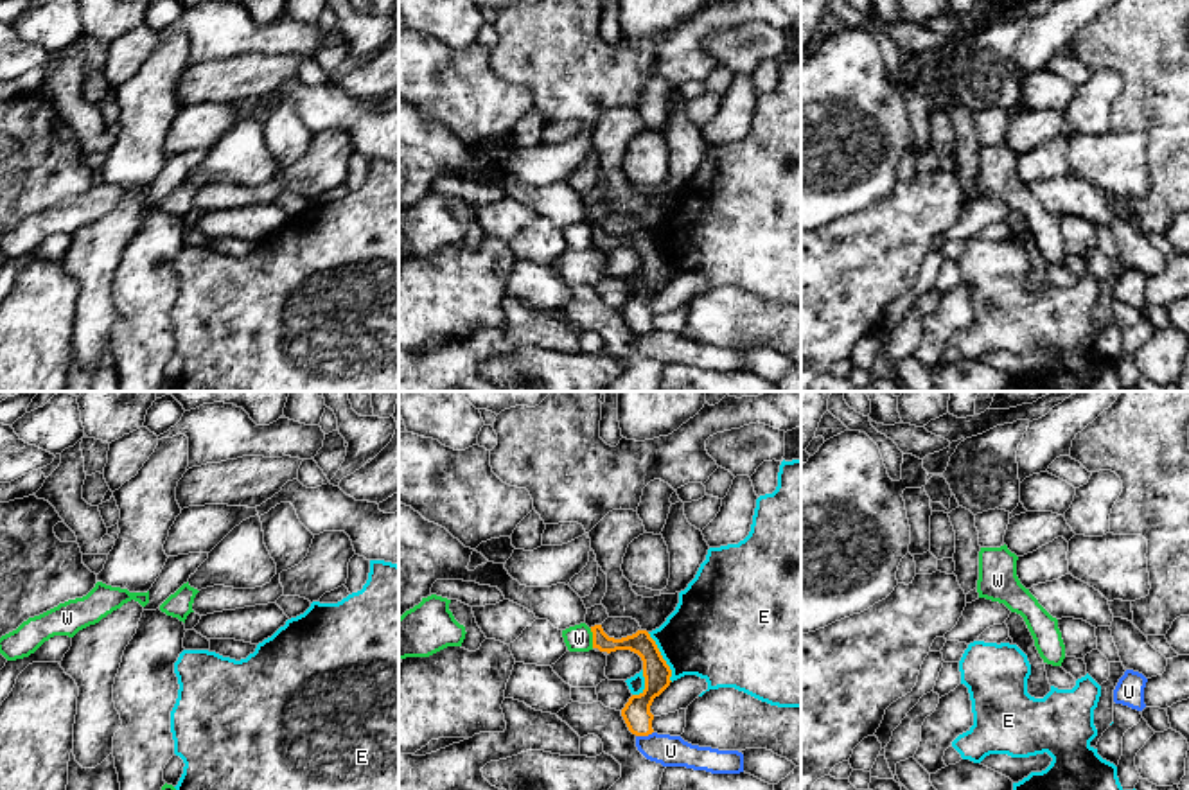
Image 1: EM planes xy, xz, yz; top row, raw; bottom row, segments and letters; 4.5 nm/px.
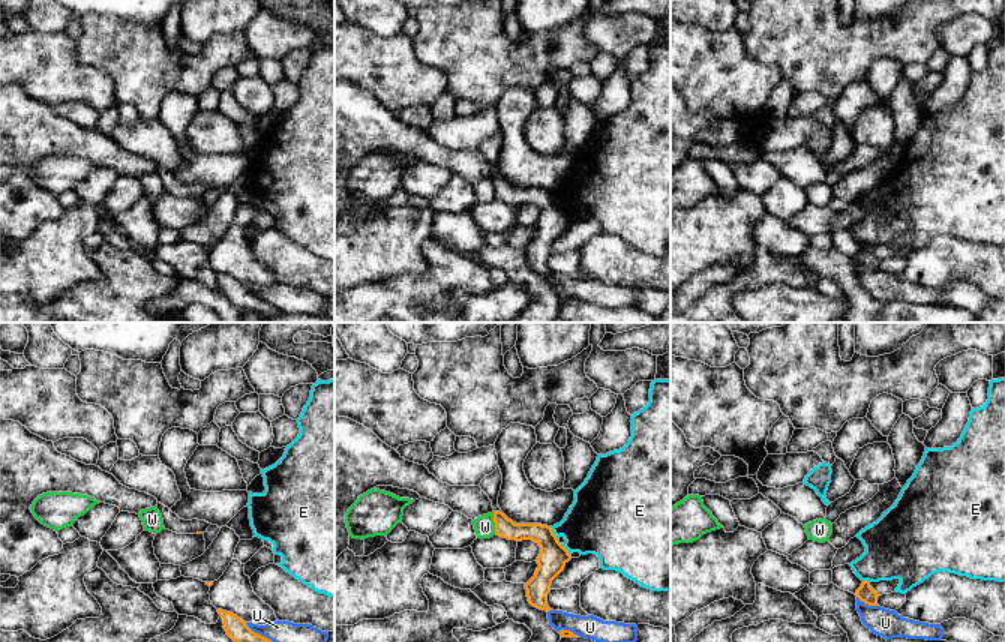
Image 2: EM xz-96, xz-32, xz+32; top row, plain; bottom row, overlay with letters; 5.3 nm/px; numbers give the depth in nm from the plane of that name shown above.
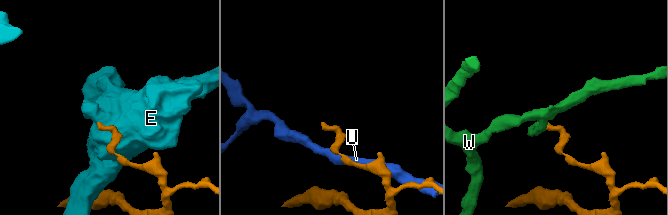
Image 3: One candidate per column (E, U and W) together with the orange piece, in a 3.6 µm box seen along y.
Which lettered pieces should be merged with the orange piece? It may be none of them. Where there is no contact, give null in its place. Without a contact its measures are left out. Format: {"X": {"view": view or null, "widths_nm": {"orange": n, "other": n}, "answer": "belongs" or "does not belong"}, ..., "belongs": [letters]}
{"E": {"view": "xz", "widths_nm": {"orange": 120, "other": 400}, "answer": "does not belong"}, "U": {"view": "xz", "widths_nm": {"orange": 130, "other": 140}, "answer": "does not belong"}, "W": {"view": "xz", "widths_nm": {"orange": 100, "other": 120}, "answer": "does not belong"}, "belongs": []}

